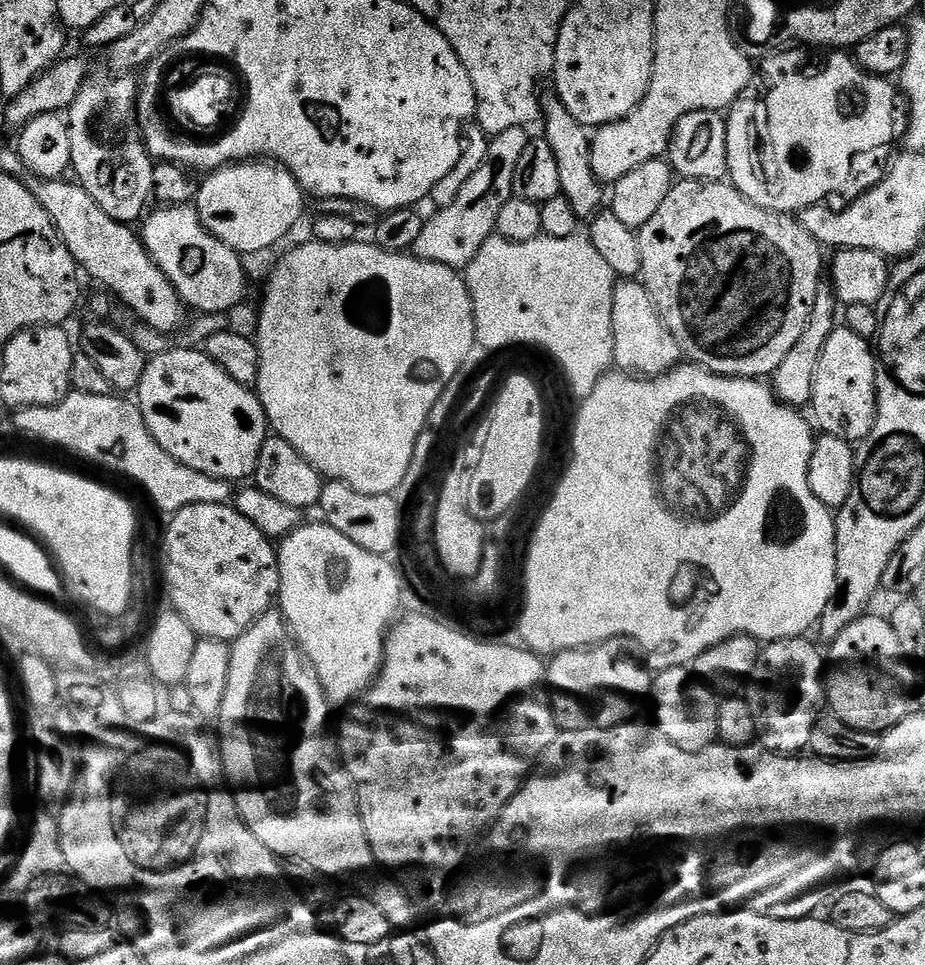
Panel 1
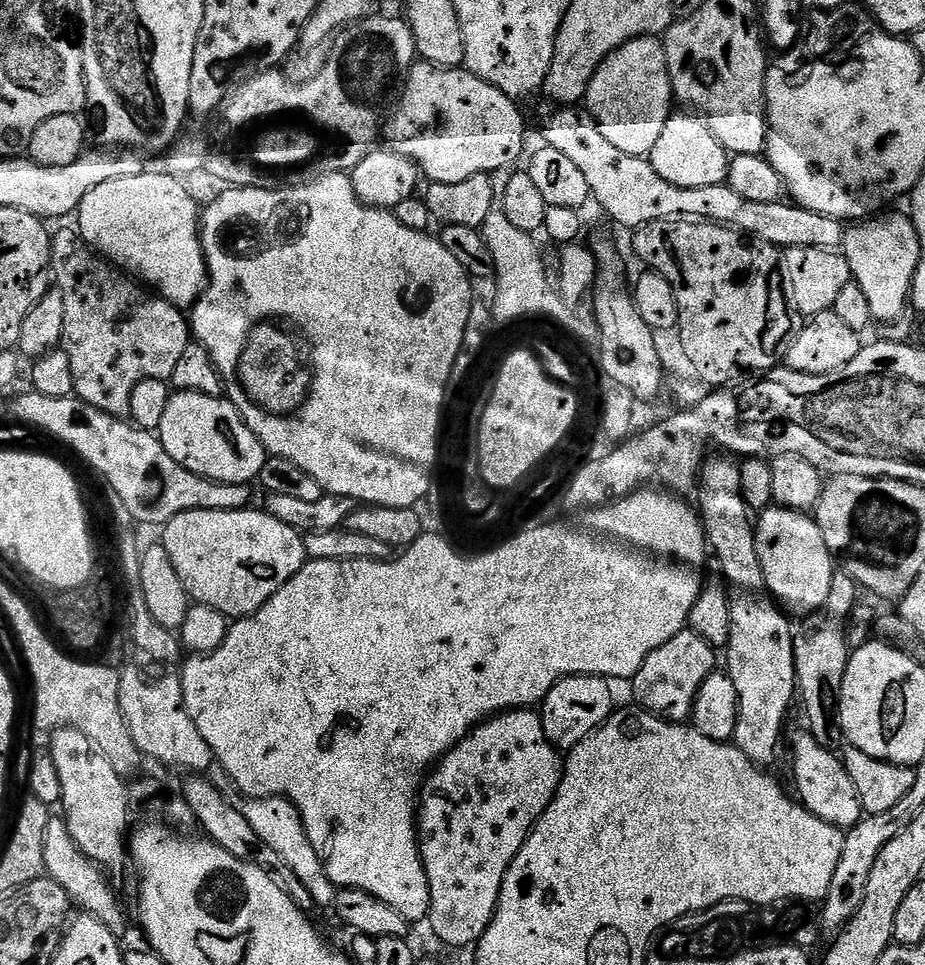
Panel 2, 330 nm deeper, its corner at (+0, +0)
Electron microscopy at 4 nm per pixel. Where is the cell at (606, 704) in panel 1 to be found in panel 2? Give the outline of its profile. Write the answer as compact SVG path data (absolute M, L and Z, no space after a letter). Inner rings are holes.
M565 676L560 680L538 708L548 741L558 750L570 750L595 728L602 727L614 711L612 688L603 676Z

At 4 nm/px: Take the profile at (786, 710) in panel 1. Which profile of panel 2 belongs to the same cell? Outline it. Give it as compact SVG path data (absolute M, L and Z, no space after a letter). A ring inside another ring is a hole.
M807 730L792 736L792 776L796 779L795 795L799 803L804 805L804 811L822 822L847 830L865 815L858 790L854 790L854 782L850 782L850 774L846 774L843 759L835 751L818 746L818 742Z

